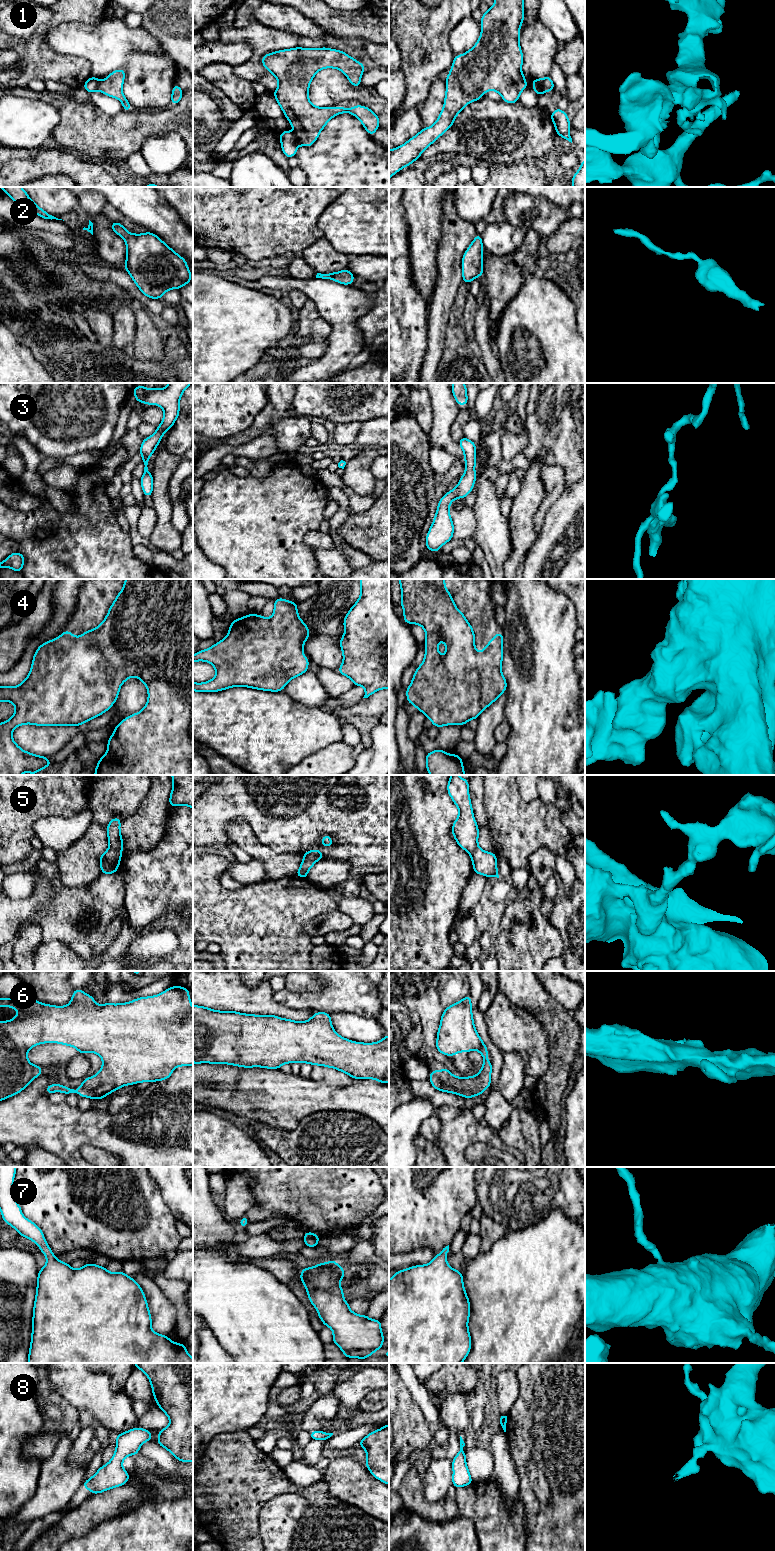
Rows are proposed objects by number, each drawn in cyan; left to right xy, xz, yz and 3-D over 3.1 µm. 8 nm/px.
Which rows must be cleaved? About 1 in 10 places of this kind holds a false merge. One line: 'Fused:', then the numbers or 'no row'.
Fused: 1, 5

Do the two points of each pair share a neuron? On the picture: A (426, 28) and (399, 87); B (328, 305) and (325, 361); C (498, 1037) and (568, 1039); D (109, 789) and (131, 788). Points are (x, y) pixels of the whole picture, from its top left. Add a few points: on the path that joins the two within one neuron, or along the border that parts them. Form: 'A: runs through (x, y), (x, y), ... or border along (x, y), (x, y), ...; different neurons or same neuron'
A: border along (400, 68), (406, 81), (404, 100); different neurons
B: runs through (337, 319), (337, 347); same neuron
C: border along (534, 1018), (546, 1033), (549, 1061); different neurons
D: runs through (114, 789), (126, 788); same neuron

